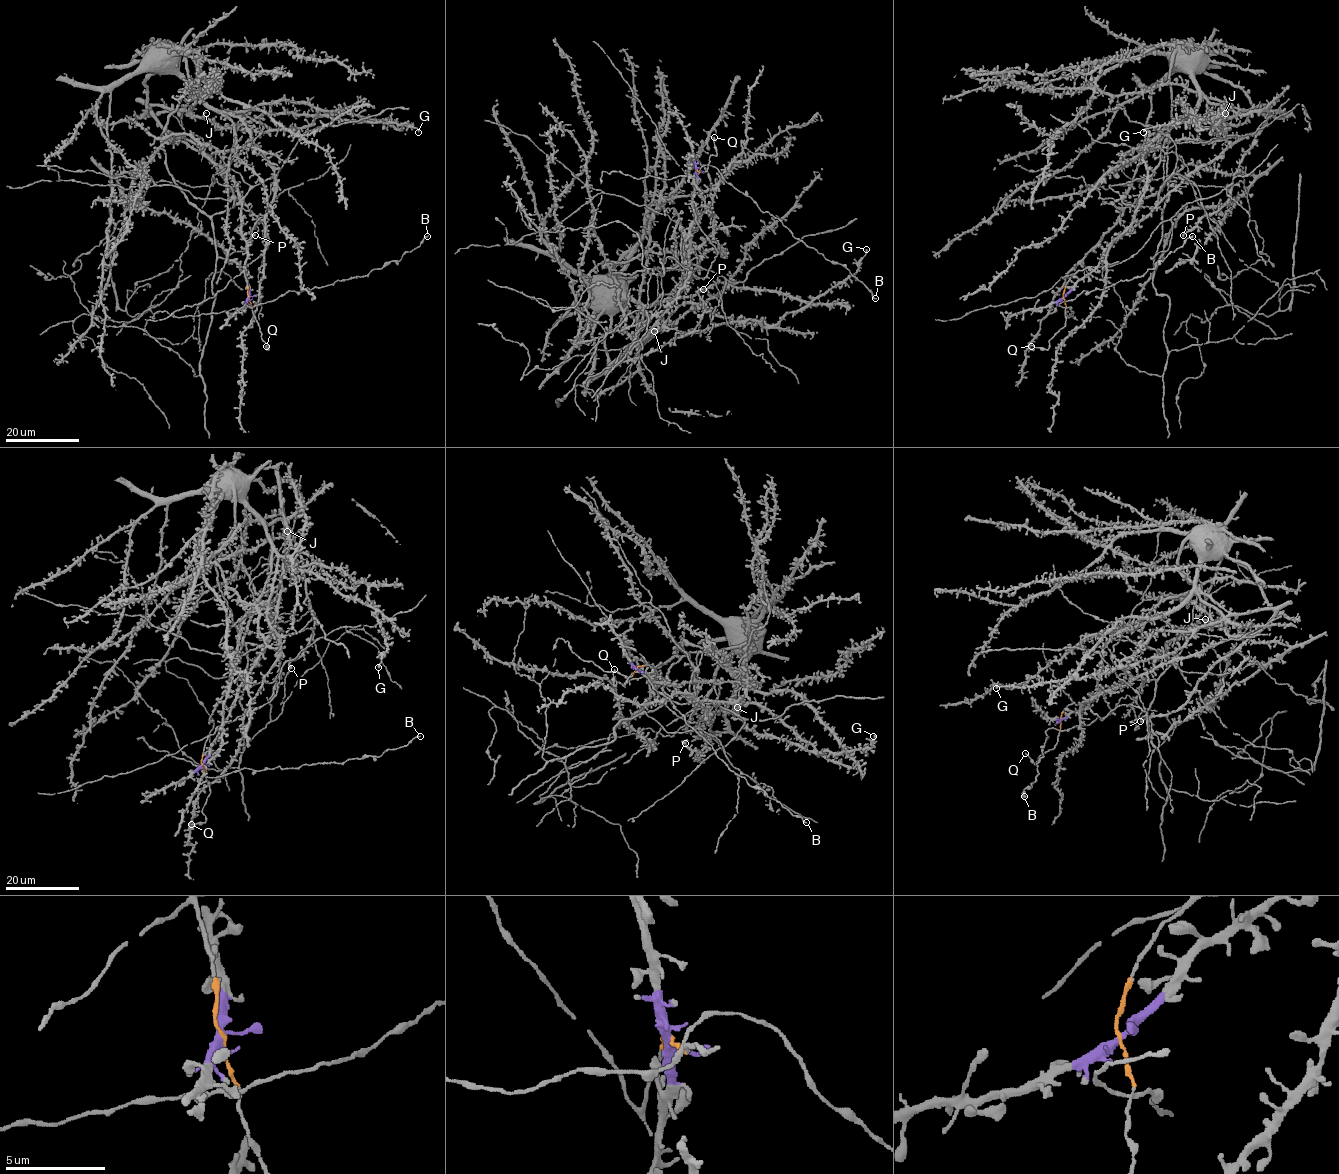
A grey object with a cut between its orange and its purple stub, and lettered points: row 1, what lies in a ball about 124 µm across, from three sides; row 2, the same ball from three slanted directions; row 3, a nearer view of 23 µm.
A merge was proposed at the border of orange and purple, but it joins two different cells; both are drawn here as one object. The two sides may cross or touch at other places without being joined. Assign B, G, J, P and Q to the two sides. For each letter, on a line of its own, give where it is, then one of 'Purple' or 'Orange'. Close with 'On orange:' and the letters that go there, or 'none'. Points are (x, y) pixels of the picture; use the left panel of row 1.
B: Place: (427, 236). Orange
G: Place: (418, 132). Purple
J: Place: (206, 113). Purple
P: Place: (255, 235). Purple
Q: Place: (266, 346). Orange
On orange: B, Q

